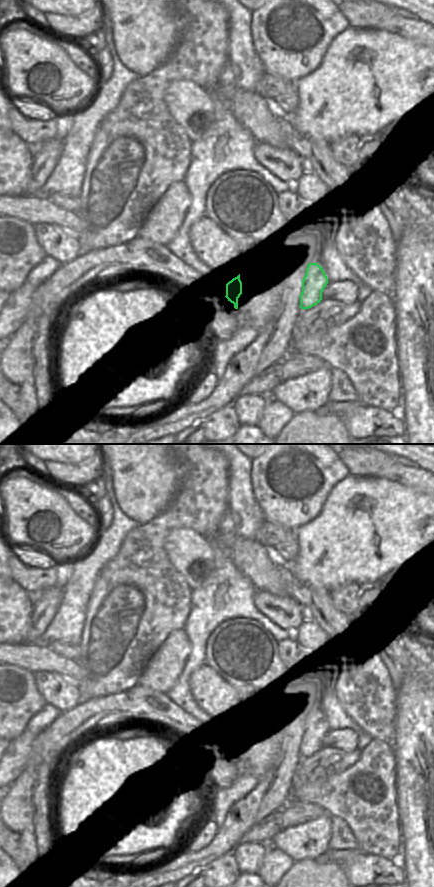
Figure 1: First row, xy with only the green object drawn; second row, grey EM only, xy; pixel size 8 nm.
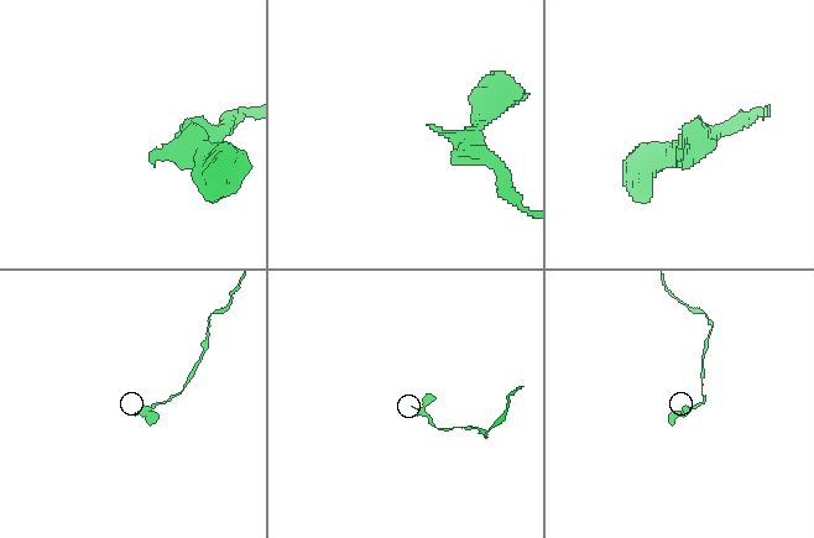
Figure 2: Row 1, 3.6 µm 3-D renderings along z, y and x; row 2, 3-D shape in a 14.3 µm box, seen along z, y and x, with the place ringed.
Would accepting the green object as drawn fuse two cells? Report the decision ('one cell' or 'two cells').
one cell

